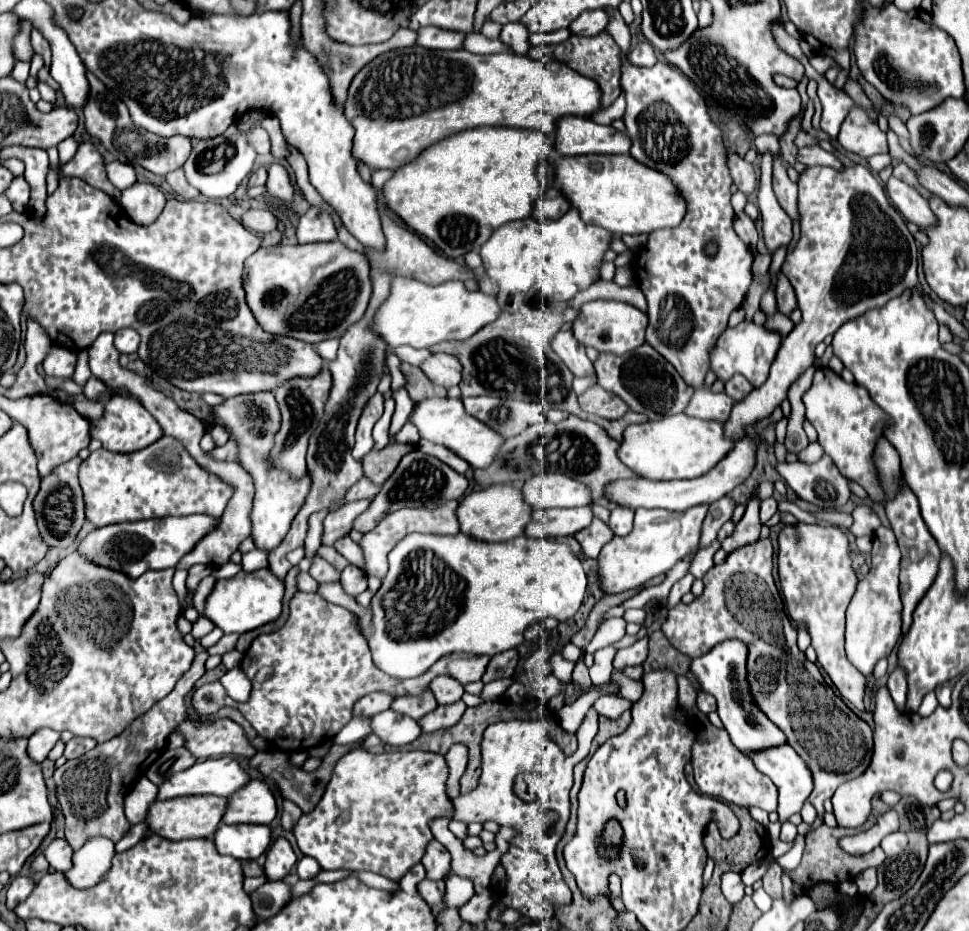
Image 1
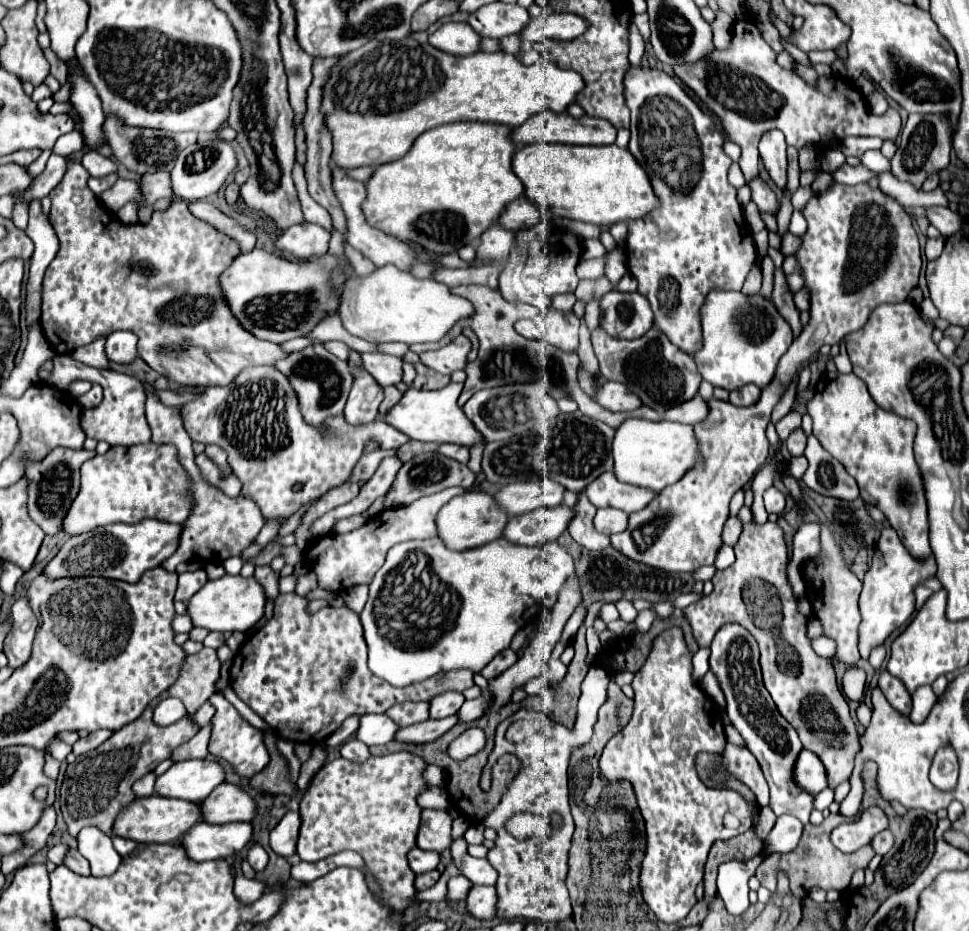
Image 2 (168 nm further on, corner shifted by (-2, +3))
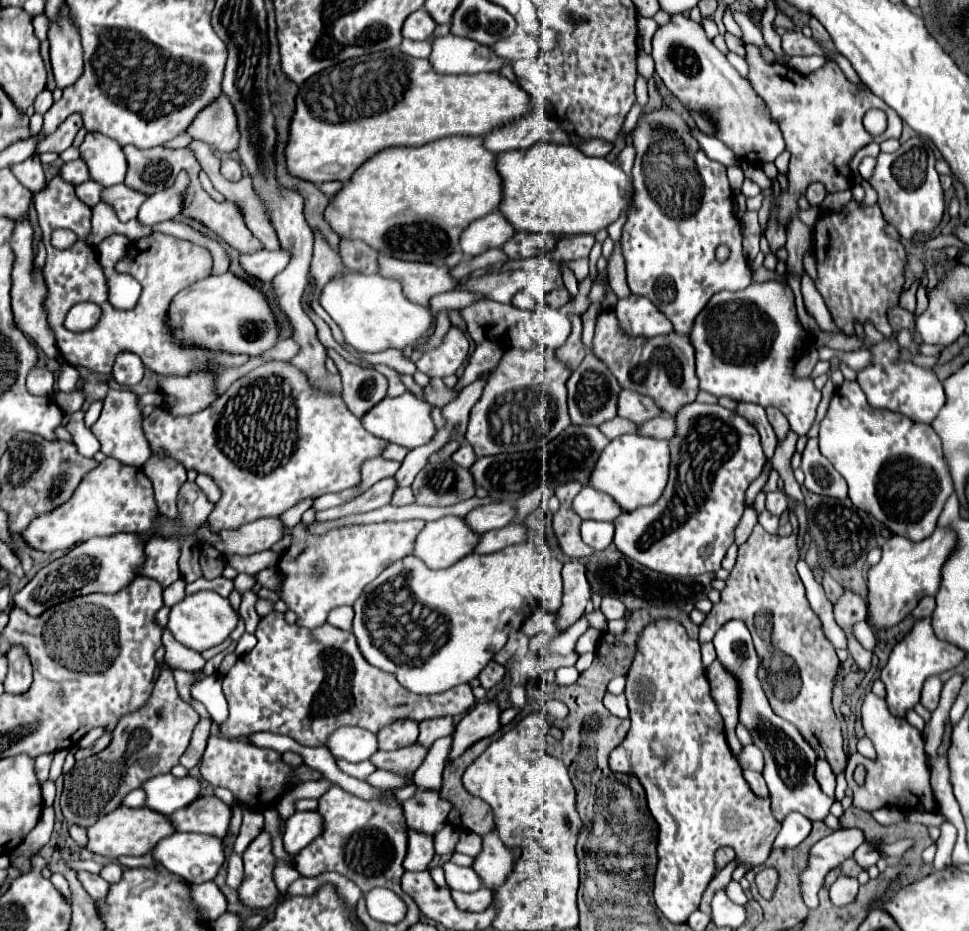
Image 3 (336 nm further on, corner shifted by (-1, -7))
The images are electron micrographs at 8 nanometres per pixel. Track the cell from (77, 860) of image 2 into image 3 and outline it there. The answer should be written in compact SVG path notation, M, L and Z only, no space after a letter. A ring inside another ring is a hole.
M77 872L77 880L83 884L83 888L87 890L87 894L93 898L93 900L99 900L107 894L109 890L109 884L99 876L99 874L91 874L91 872Z

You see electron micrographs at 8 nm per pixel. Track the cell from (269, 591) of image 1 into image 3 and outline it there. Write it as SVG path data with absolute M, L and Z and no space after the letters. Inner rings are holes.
M197 592L193 596L185 596L179 604L171 608L167 628L173 632L175 640L187 648L203 652L211 646L221 644L239 624L239 612L231 608L229 598L221 598L217 592Z

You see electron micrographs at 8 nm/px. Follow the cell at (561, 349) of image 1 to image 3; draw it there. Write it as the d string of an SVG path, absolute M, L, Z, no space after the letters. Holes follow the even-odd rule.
M541 304L537 306L537 310L533 312L533 324L537 324L537 338L539 342L547 344L549 348L559 348L565 344L565 340L571 334L571 322L567 320L567 316L559 314L557 310Z

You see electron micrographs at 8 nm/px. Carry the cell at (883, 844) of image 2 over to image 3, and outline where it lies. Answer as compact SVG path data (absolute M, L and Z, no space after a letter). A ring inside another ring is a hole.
M861 844L857 850L855 850L855 856L853 856L857 862L859 862L859 866L861 868L869 868L869 866L873 866L873 864L877 864L877 860L881 858L881 854L871 846L871 844Z

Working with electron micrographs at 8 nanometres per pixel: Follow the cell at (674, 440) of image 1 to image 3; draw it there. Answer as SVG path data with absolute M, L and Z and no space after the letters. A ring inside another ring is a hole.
M623 434L609 442L603 450L595 470L591 472L589 486L607 492L609 496L623 506L625 512L635 510L637 506L653 504L663 494L667 480L669 480L669 464L671 464L671 450L669 440L657 440L641 434Z

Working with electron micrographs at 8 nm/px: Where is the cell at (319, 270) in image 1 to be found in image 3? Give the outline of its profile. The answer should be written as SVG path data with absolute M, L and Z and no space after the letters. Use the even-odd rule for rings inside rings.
M225 272L195 282L171 302L167 324L173 328L177 342L207 346L209 350L257 356L277 346L281 330L267 294L247 278Z

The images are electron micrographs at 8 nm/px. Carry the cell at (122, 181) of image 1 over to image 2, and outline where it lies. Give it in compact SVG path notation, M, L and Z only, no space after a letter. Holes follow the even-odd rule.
M88 150L88 152L82 156L80 162L82 162L82 166L88 170L88 174L90 174L90 176L96 176L96 178L106 176L106 174L110 174L110 172L116 172L116 164L114 164L112 160L108 160L106 156L98 154L96 150Z

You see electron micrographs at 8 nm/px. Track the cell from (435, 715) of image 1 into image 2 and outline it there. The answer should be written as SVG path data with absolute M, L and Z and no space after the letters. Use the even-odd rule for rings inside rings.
M448 716L442 720L424 720L420 724L402 728L394 740L406 742L406 744L430 744L432 740L438 740L442 734L446 734L456 724L456 716Z

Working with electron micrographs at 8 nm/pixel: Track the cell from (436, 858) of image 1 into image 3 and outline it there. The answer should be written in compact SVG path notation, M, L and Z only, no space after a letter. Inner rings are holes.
M423 792L403 802L403 812L407 818L407 826L415 832L435 836L447 824L447 814L451 804L439 798L439 792Z

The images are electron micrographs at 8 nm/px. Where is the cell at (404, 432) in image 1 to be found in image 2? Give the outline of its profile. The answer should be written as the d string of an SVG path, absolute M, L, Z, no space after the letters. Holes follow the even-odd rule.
M276 366L246 368L230 386L206 388L198 398L182 404L180 414L194 442L224 448L228 464L242 482L240 494L254 500L266 520L282 522L302 504L348 482L368 442L400 448L408 440L382 420L352 426L344 416L330 416L322 426L306 424L292 384ZM322 432L330 432L330 438Z

